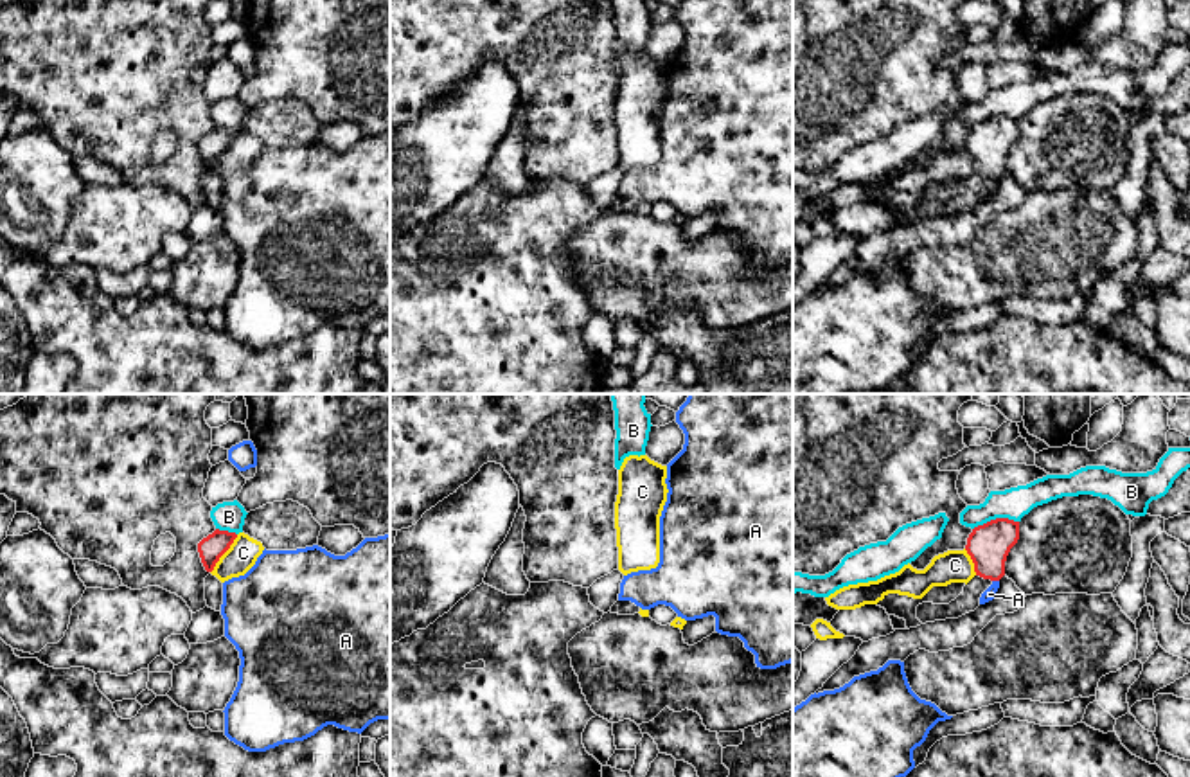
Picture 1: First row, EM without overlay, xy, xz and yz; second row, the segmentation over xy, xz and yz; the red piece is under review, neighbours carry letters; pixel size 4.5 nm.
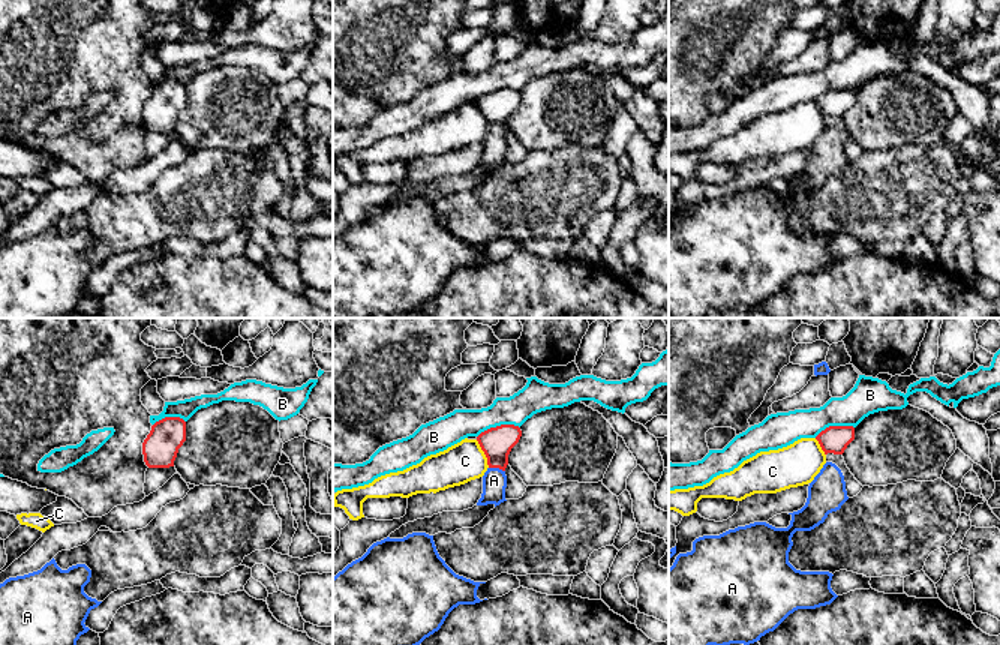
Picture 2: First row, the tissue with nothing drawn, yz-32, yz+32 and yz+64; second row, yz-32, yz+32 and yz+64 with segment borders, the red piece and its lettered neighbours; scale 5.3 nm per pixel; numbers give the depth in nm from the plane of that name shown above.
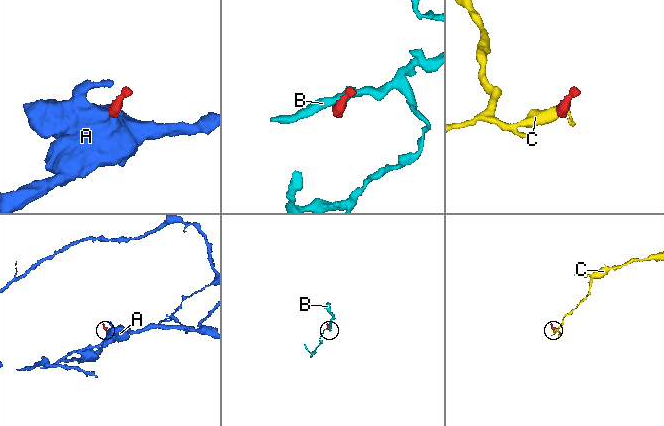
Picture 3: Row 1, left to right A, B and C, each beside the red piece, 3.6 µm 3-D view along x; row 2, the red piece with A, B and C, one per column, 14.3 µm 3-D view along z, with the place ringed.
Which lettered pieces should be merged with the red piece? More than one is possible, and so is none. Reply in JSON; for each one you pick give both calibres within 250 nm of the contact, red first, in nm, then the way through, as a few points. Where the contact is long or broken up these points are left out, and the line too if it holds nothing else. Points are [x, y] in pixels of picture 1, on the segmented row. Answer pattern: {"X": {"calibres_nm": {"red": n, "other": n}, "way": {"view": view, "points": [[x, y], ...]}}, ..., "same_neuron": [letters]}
{"A": {"calibres_nm": {"red": 190, "other": 50}, "way": {"view": "yz", "points": [[989, 544], [989, 563], [996, 580], [989, 594]]}}, "same_neuron": ["A"]}

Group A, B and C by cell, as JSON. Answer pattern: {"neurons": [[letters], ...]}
{"neurons": [["A"], ["B"], ["C"]]}

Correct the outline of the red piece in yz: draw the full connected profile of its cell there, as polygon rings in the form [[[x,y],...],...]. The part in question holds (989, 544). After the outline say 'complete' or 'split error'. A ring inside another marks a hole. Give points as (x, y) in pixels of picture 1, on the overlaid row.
[[[996,518],[972,529],[965,550],[974,563],[976,576],[990,579],[992,585],[981,594],[980,604],[994,599],[999,579],[1005,576],[1005,561],[1019,540],[1019,522]]] | split error

